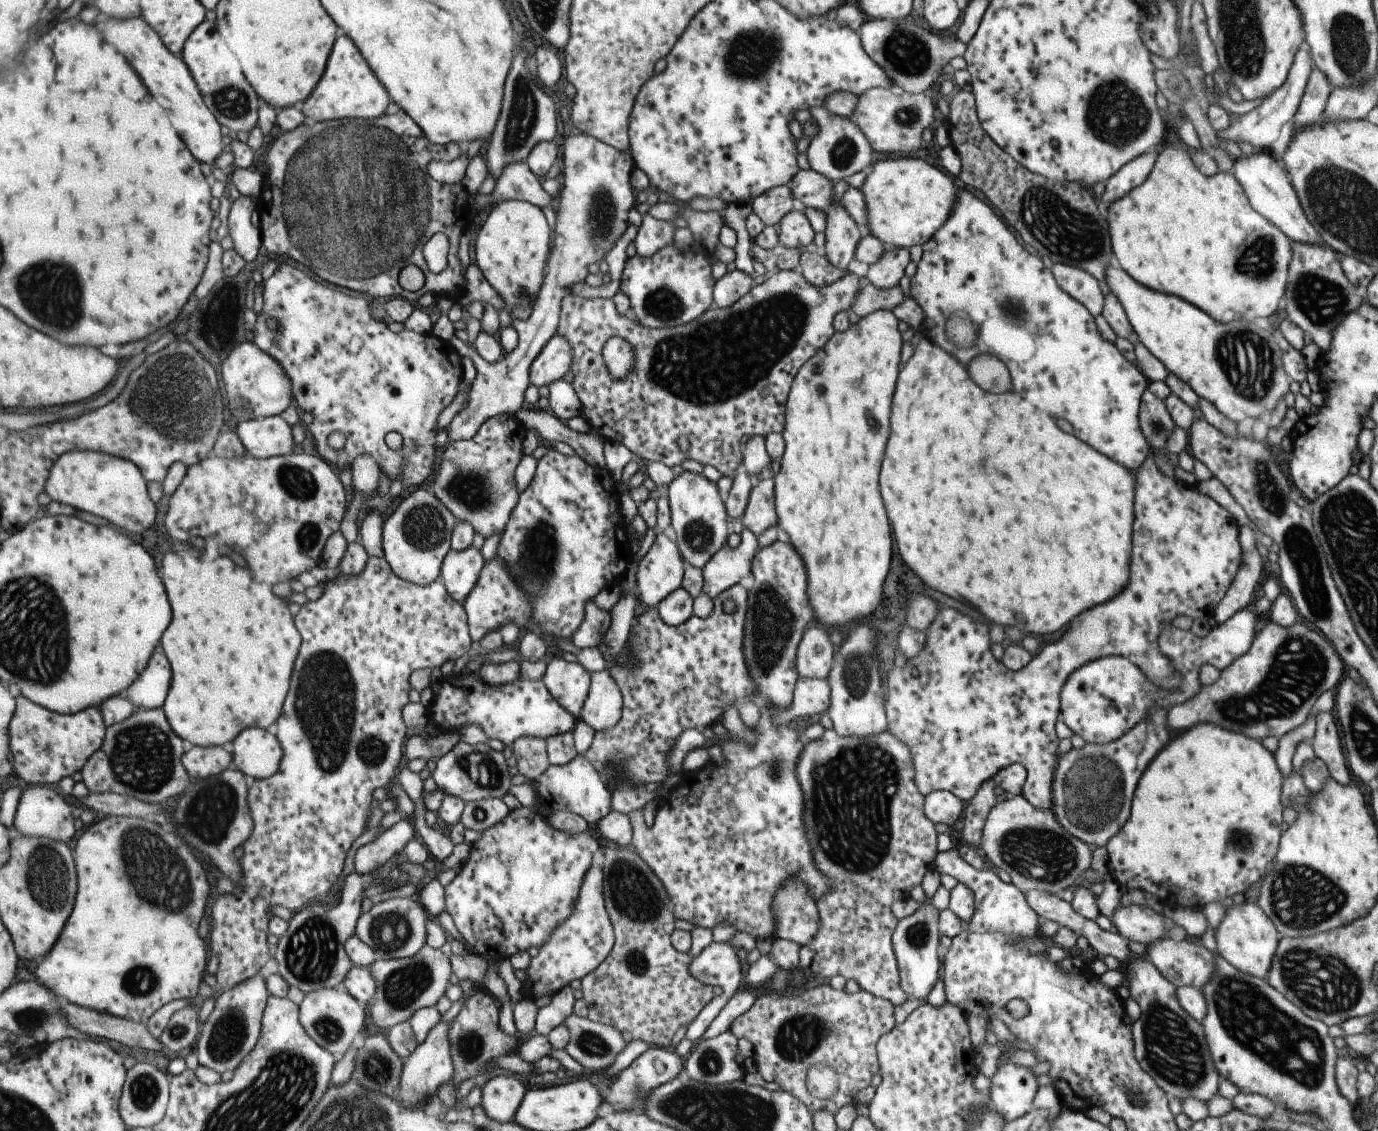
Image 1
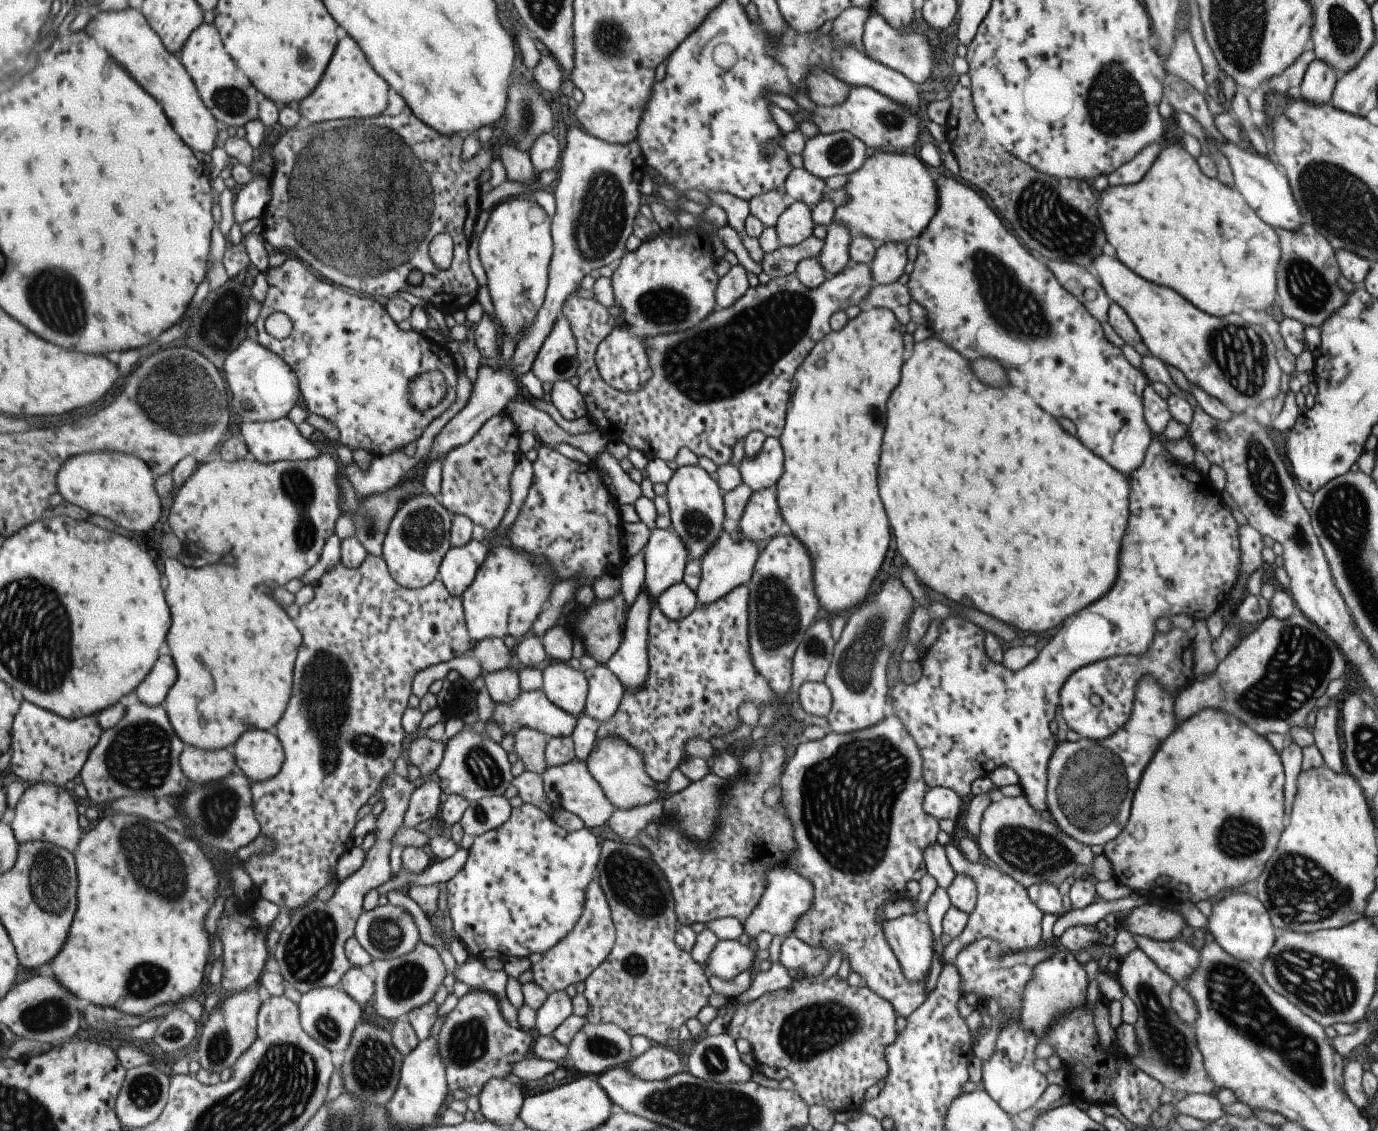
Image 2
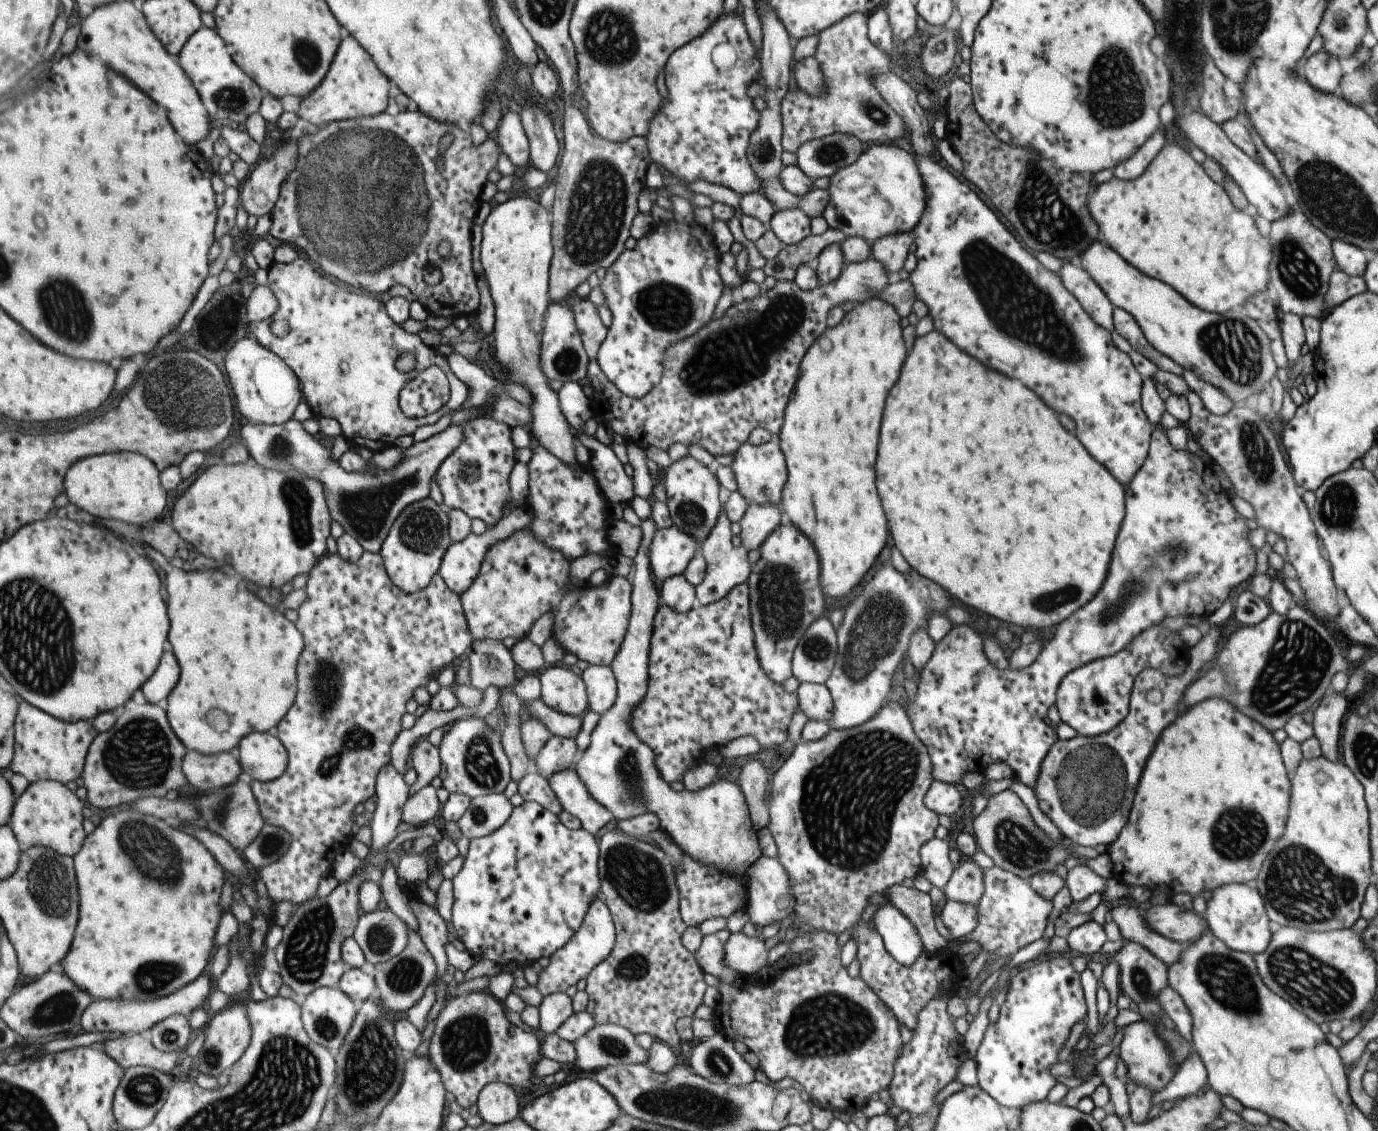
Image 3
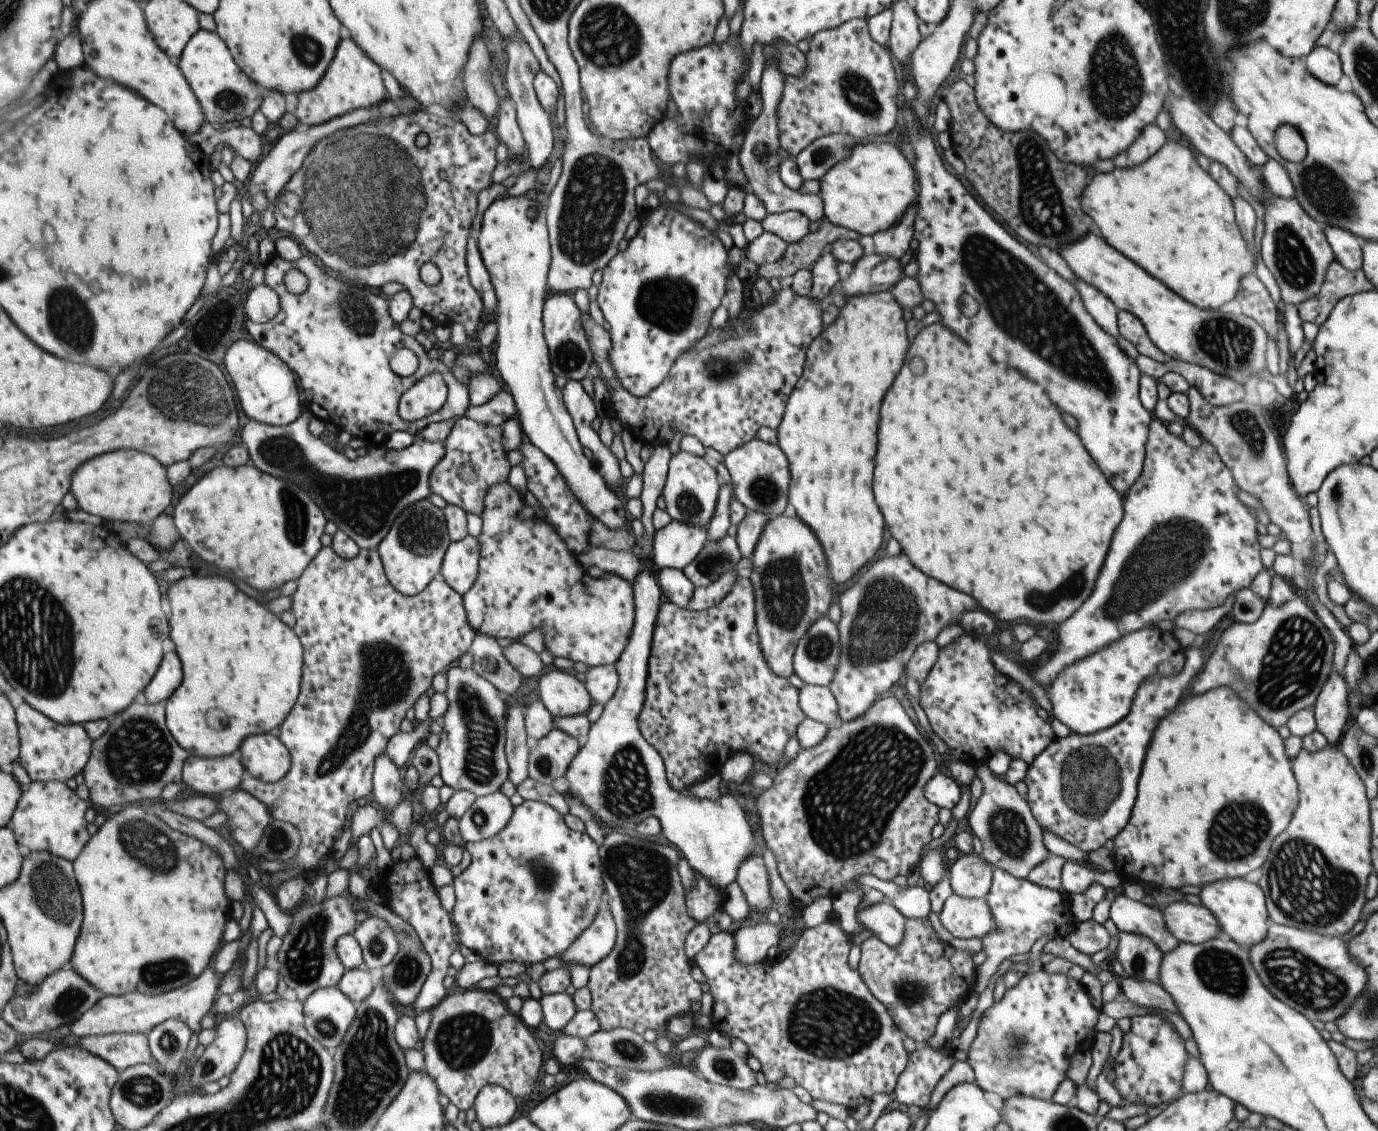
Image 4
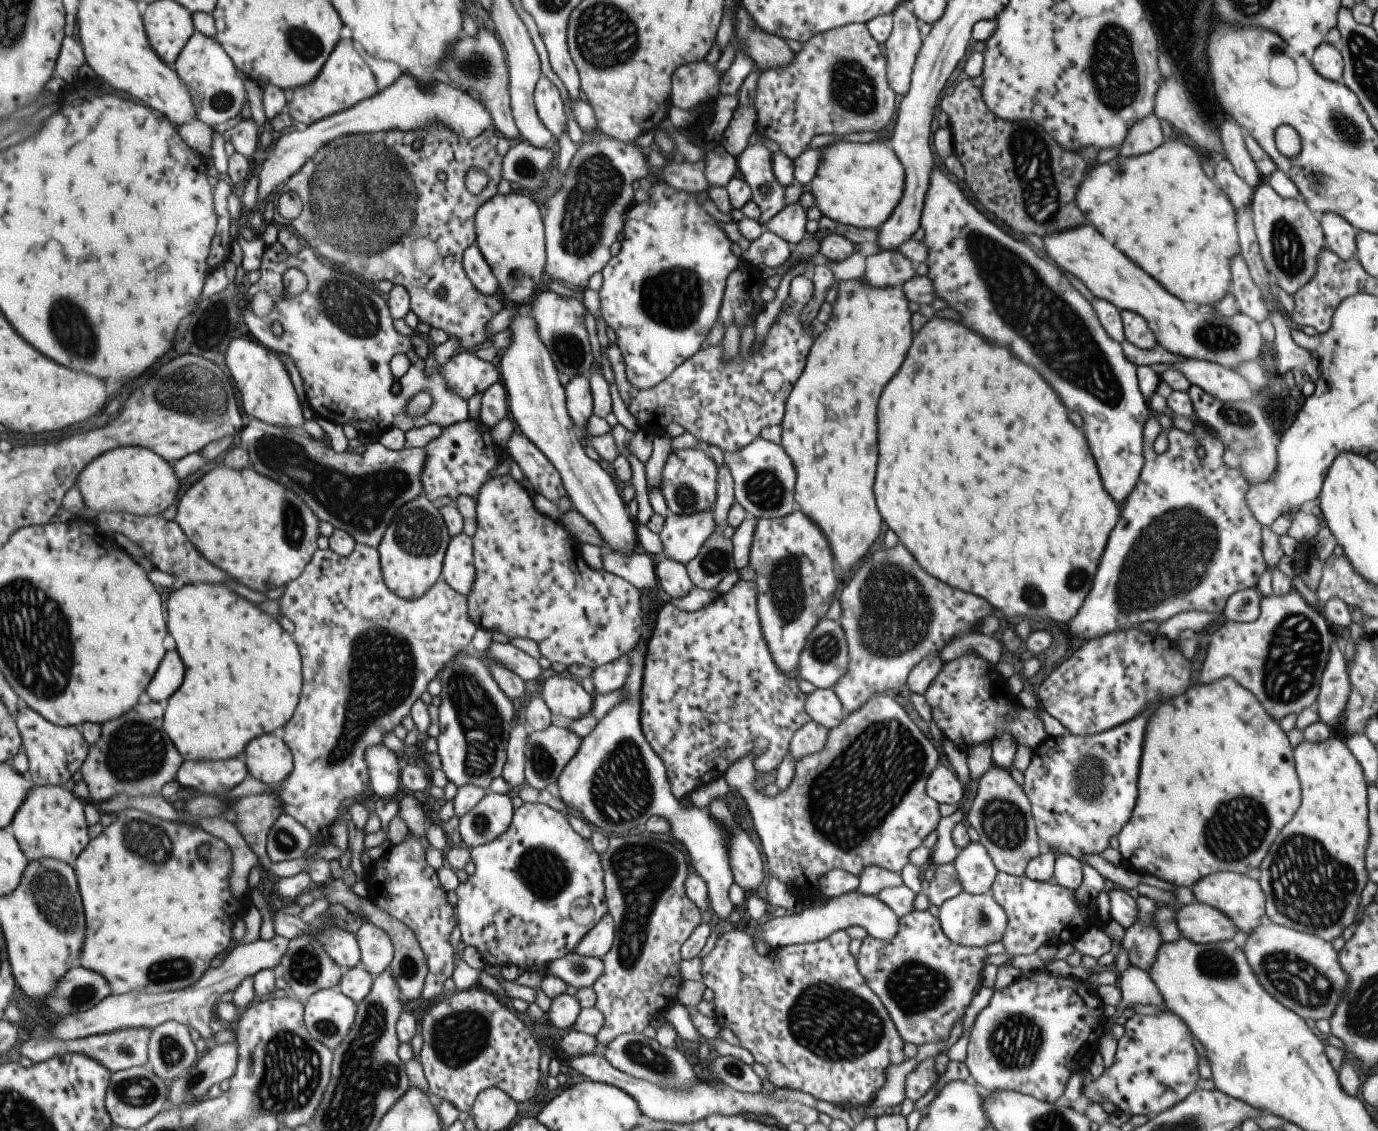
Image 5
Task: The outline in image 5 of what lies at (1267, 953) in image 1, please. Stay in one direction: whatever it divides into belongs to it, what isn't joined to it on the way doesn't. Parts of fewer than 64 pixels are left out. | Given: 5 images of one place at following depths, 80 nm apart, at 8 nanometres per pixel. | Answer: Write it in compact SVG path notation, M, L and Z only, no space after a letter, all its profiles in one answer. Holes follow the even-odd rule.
M1217 871L1196 880L1189 889L1192 892L1193 900L1205 903L1207 906L1216 908L1220 913L1226 914L1238 930L1253 930L1259 918L1264 914L1263 891L1259 883L1247 875Z

